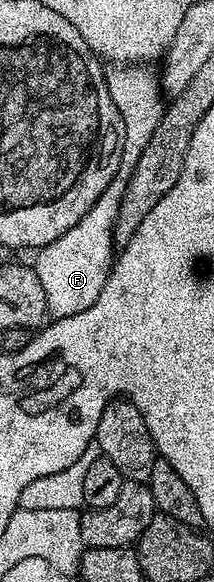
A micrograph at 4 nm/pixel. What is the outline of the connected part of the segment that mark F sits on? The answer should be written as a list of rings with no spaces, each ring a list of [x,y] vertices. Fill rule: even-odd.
[[[118,66],[115,72],[106,72],[108,94],[112,94],[112,102],[116,102],[116,110],[120,110],[122,119],[122,161],[118,172],[108,190],[100,194],[92,210],[88,210],[88,214],[84,214],[84,218],[80,218],[80,222],[68,230],[68,234],[60,234],[56,242],[37,249],[35,256],[38,257],[32,260],[33,270],[40,278],[40,286],[44,286],[47,313],[53,319],[68,318],[88,310],[88,306],[100,298],[100,290],[104,290],[104,282],[116,256],[114,223],[125,196],[126,183],[132,178],[140,154],[161,121],[164,109],[164,93],[159,77],[155,73],[153,76],[146,68],[149,67]]]

